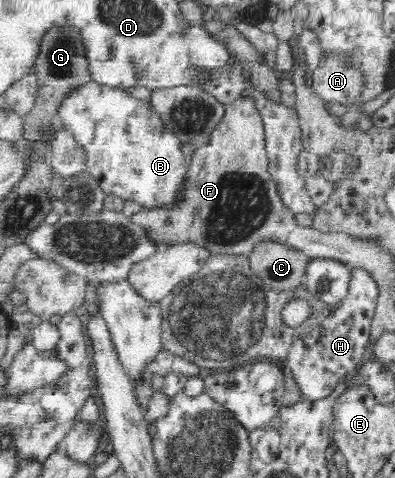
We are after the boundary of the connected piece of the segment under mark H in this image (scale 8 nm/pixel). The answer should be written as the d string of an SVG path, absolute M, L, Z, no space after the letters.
M352 269L348 295L337 305L323 327L314 329L306 341L296 341L291 348L286 368L301 392L302 399L314 401L327 397L340 382L346 382L358 373L358 367L367 359L365 343L376 307L377 289L367 273Z

